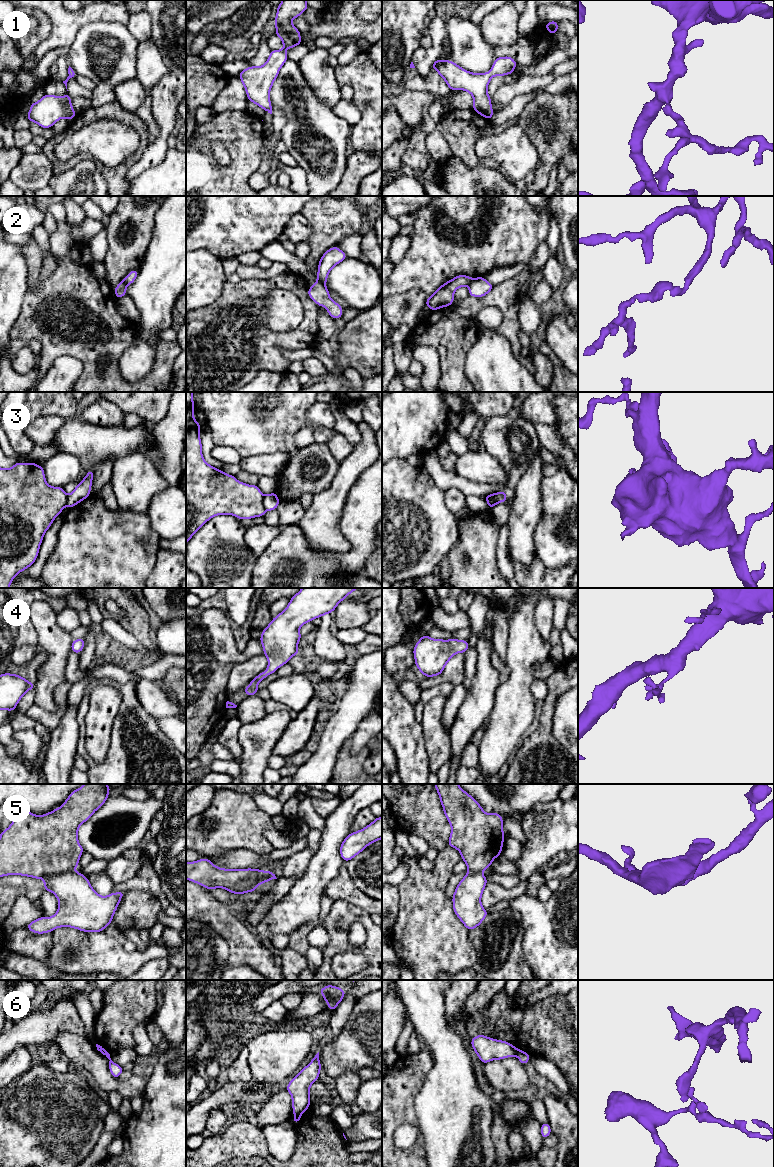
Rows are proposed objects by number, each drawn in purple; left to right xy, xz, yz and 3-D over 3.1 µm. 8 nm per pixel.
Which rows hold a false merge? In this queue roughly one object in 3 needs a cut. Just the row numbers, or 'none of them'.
2, 3, 5, 6

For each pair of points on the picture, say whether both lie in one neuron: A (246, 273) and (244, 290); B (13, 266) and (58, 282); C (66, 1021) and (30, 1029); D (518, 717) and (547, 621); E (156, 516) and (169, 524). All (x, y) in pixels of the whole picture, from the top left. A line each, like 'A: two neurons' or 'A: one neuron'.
A: two neurons
B: two neurons
C: one neuron
D: two neurons
E: one neuron

